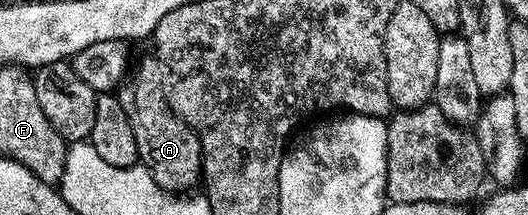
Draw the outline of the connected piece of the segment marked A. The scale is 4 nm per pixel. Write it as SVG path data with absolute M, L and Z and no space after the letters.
M149 56L139 62L129 80L122 82L116 95L126 118L130 121L135 144L138 145L138 160L154 176L155 183L171 194L186 190L201 181L203 158L201 142L179 114L173 109L168 86L167 71L160 60Z

